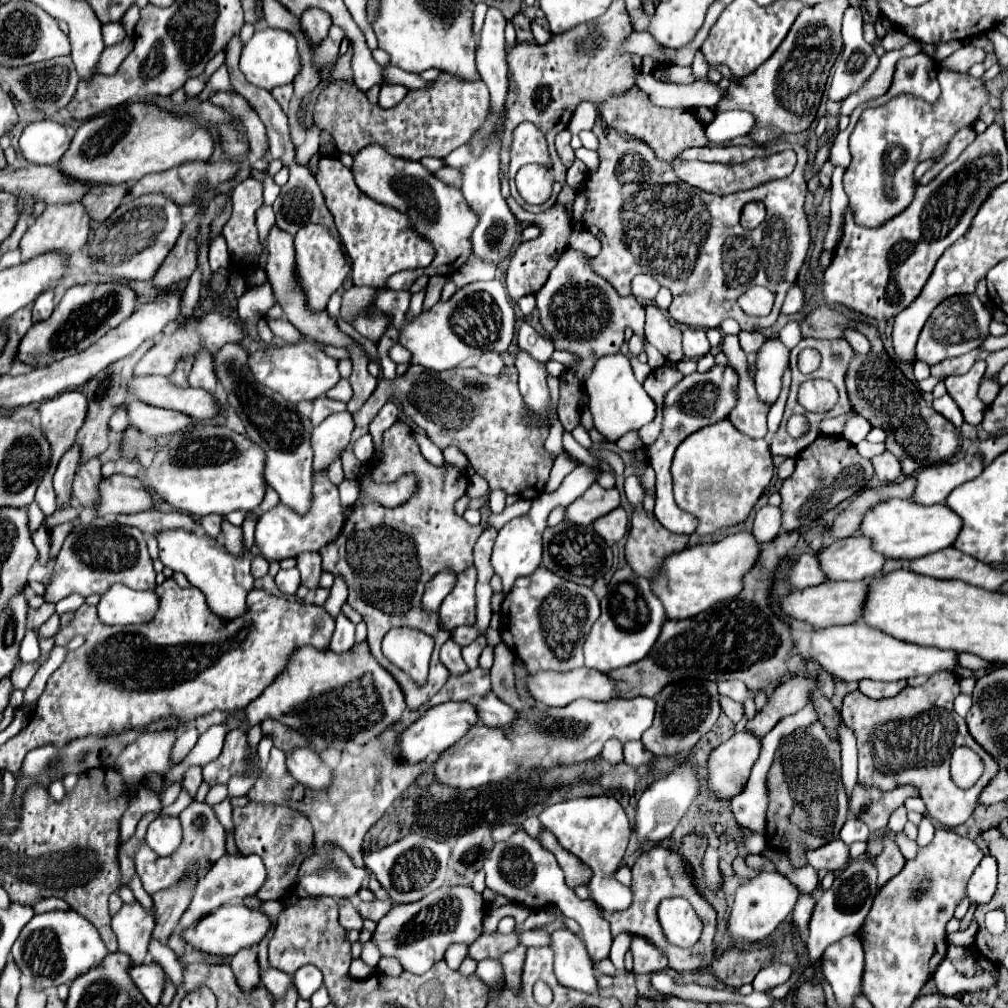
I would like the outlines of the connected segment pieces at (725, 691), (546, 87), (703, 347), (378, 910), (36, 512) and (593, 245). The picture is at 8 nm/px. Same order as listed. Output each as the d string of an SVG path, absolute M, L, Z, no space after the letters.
M721 681L721 683L719 683L719 693L725 695L725 697L735 699L735 701L739 701L739 703L743 703L747 695L751 695L751 697L757 695L757 691L747 689L747 685L741 683L741 681Z
M609 7L609 11L597 17L591 23L577 25L569 31L551 35L545 45L531 45L531 43L517 43L513 51L507 53L509 61L509 117L505 123L505 137L503 137L503 151L501 151L501 187L503 197L511 209L511 213L521 223L533 223L539 219L539 213L523 211L515 199L509 195L509 139L513 137L513 129L523 123L531 121L537 125L549 145L551 165L559 165L561 169L561 183L565 185L565 171L567 167L555 153L553 139L559 131L569 125L569 119L577 107L577 103L591 99L593 103L605 101L611 95L625 93L635 85L635 75L641 71L641 57L633 53L623 53L621 43L625 37L633 33L633 23L625 11L625 7Z
M685 329L683 331L683 353L687 359L695 359L695 357L703 357L705 353L709 353L709 341L705 337L703 329Z
M373 899L371 903L357 903L357 911L361 913L361 917L365 919L373 919L373 921L379 921L385 913L391 911L391 903L389 901L383 901L383 899Z
M31 503L31 505L29 505L29 531L31 531L31 535L41 527L43 519L45 519L45 515L43 515L41 509L37 507L37 503Z
M571 221L571 235L567 239L567 249L577 249L581 253L587 253L587 255L597 255L601 249L599 249L599 239L593 237L591 233L587 233L579 223Z

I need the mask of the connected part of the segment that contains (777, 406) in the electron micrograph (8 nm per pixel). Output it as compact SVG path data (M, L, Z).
M791 371L785 373L783 377L783 389L781 389L781 395L779 399L773 403L773 407L769 409L769 415L767 415L767 425L769 425L769 435L773 435L781 423L781 417L783 417L783 407L785 407L785 401L787 401L787 395L789 395L789 381L791 381Z

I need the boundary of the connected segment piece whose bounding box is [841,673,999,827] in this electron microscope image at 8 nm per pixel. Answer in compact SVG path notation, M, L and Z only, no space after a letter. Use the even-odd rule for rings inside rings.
M941 673L941 677L929 677L921 687L905 687L891 699L871 699L853 691L845 695L841 707L843 721L849 721L857 733L861 785L879 789L913 785L921 791L927 815L947 827L957 827L969 819L977 797L999 771L997 761L969 735L965 719L955 713L953 701L959 693L959 679L953 673ZM957 745L971 747L985 761L985 771L971 789L959 789L949 775L949 757Z

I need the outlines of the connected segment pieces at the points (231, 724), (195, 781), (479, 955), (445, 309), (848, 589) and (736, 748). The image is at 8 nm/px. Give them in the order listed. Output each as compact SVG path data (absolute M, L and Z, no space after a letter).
M363 641L363 643L355 643L345 653L317 651L313 647L297 649L283 675L277 677L273 685L269 685L255 701L249 703L249 707L245 709L245 717L241 721L237 721L235 717L227 717L225 727L229 731L233 729L249 731L255 725L261 725L265 719L273 719L307 737L309 747L313 747L315 751L323 751L329 747L337 751L345 751L349 741L361 745L367 741L369 735L381 735L383 731L391 729L391 725L401 717L405 709L407 709L405 699L397 681L385 669L373 669L373 655L369 651L367 641Z
M193 765L185 771L183 775L183 781L181 781L181 787L191 795L195 797L197 791L199 791L199 785L203 783L203 775L201 775L201 767L199 765Z
M499 931L495 933L483 933L471 947L469 947L469 957L475 961L481 961L485 957L493 957L499 959L499 955L505 949L513 949L513 945L519 945L517 937L513 937L513 933L503 935Z
M497 279L469 283L461 289L457 289L455 295L449 301L439 301L429 311L421 311L419 315L415 315L411 319L407 317L409 299L411 299L411 293L397 293L397 291L390 289L381 289L381 291L375 293L375 299L373 299L371 307L377 307L379 311L383 311L389 317L389 327L399 329L399 345L403 345L411 353L411 365L423 365L423 367L433 369L433 371L445 371L445 369L451 369L451 367L459 365L461 361L465 361L471 355L479 355L479 353L485 353L485 351L503 353L503 351L507 351L509 343L513 341L515 313L513 313L513 307L511 307L509 299L507 299L505 287Z
M873 577L861 579L861 581L825 581L825 585L793 591L785 601L781 601L781 607L787 615L807 621L817 629L857 623L857 621L861 621L861 617L865 613L865 603L867 603L871 581L873 581Z
M751 731L735 733L709 755L709 791L715 797L735 797L749 779L751 767L761 753L761 739Z

